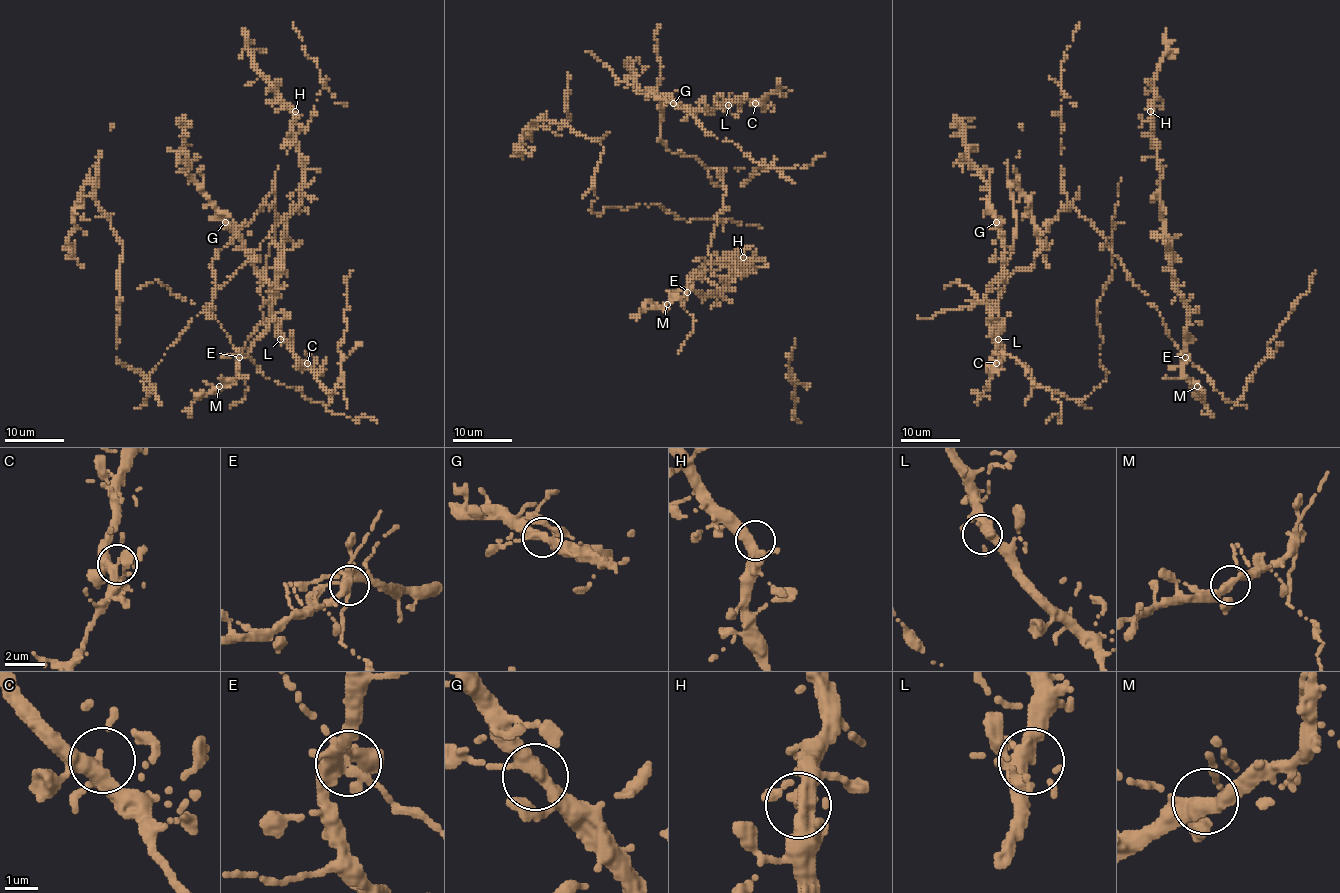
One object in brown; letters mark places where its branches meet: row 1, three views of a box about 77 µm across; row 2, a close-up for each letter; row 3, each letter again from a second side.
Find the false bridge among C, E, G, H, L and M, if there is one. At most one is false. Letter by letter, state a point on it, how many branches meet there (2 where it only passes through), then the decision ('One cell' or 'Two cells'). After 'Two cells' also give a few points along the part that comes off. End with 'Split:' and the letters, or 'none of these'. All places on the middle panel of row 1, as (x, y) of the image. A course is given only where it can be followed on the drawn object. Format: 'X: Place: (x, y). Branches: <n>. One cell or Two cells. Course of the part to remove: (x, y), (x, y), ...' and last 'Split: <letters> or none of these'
C: Place: (755, 103). Branches: 5. One cell
E: Place: (687, 292). Branches: 5. Two cells. Course of the part to remove: (686, 292), (712, 268), (707, 251), (727, 193), (715, 167), (658, 139), (654, 34), (661, 24)
G: Place: (673, 103). Branches: 4. One cell
H: Place: (743, 257). Branches: 4. One cell
L: Place: (728, 105). Branches: 6. One cell
M: Place: (667, 304). Branches: 5. One cell
Split: E

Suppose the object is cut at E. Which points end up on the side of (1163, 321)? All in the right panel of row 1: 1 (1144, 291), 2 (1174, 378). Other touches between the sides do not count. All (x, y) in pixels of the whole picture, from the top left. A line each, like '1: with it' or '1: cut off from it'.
1: with it
2: cut off from it

